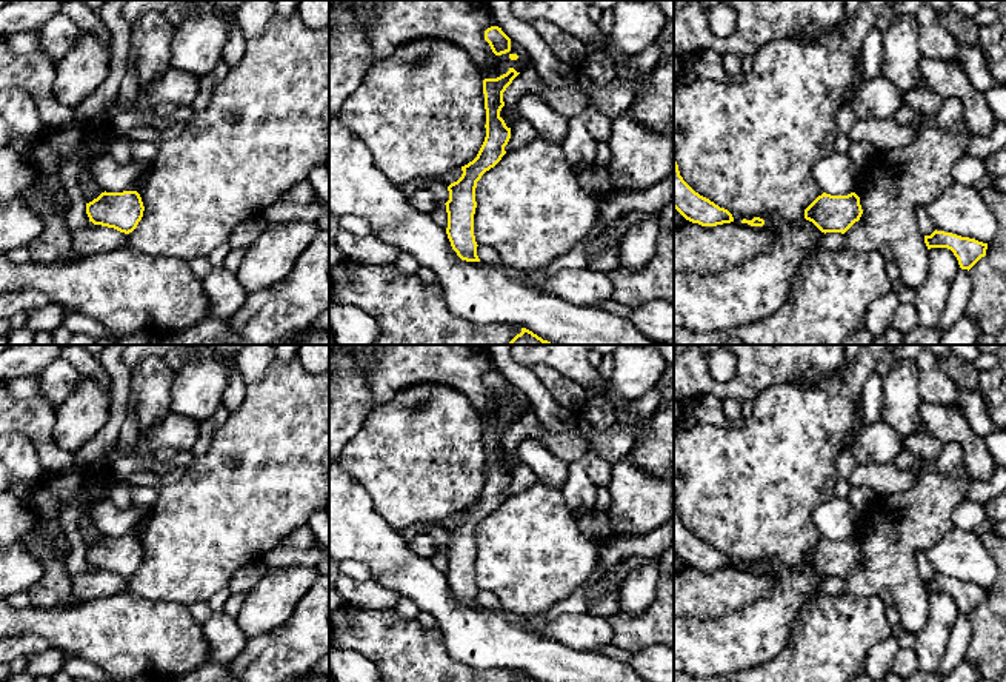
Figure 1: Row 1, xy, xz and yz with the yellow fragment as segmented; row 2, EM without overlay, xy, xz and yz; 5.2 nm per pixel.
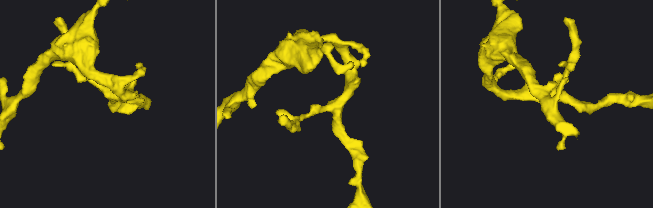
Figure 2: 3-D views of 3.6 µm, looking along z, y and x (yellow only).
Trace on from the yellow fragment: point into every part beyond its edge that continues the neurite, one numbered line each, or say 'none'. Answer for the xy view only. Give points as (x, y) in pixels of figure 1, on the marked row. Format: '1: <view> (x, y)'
none

